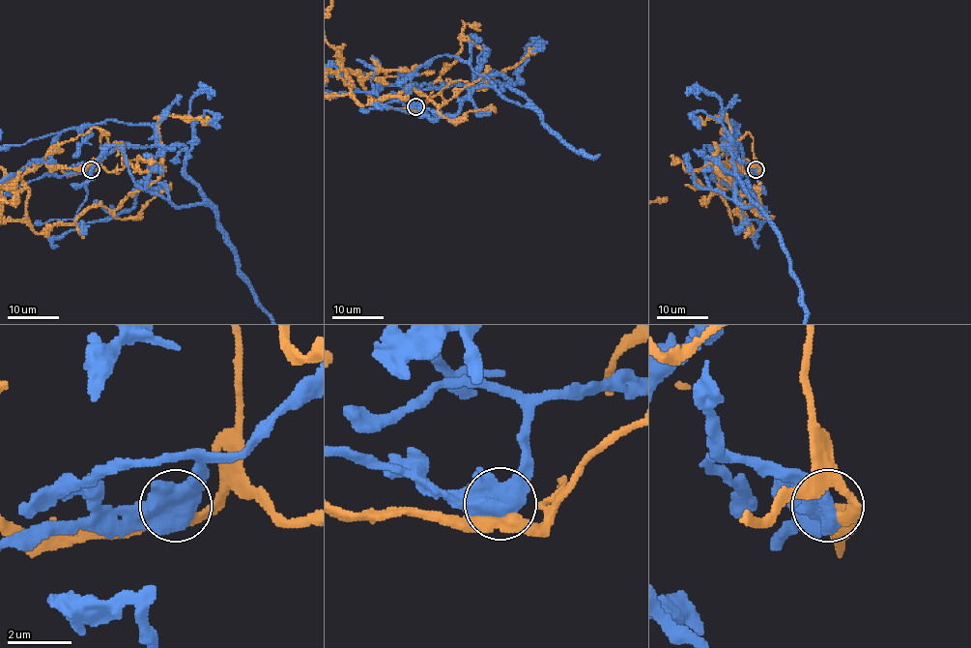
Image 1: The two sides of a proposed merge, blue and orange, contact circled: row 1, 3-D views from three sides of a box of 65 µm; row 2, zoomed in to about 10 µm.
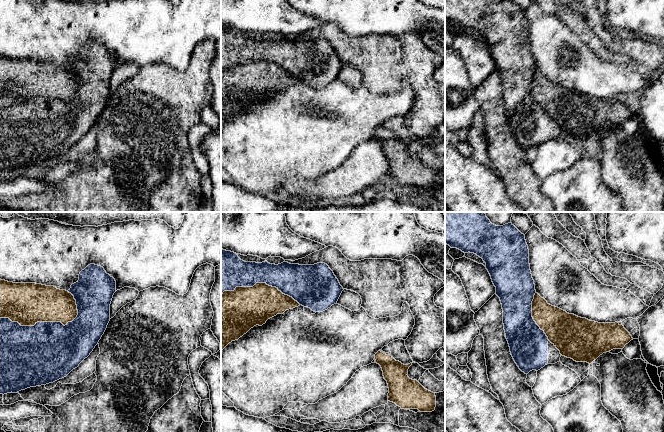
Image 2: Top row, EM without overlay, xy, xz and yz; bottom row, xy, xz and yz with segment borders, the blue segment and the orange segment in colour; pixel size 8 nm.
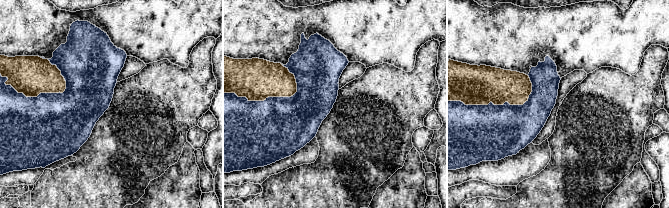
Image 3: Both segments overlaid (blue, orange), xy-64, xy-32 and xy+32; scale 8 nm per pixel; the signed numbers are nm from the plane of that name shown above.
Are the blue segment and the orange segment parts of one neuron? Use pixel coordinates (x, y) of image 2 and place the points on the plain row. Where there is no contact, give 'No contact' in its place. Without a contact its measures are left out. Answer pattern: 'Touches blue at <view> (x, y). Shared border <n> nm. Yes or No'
Touches blue at xy (41, 98). Shared border 650 nm. No

